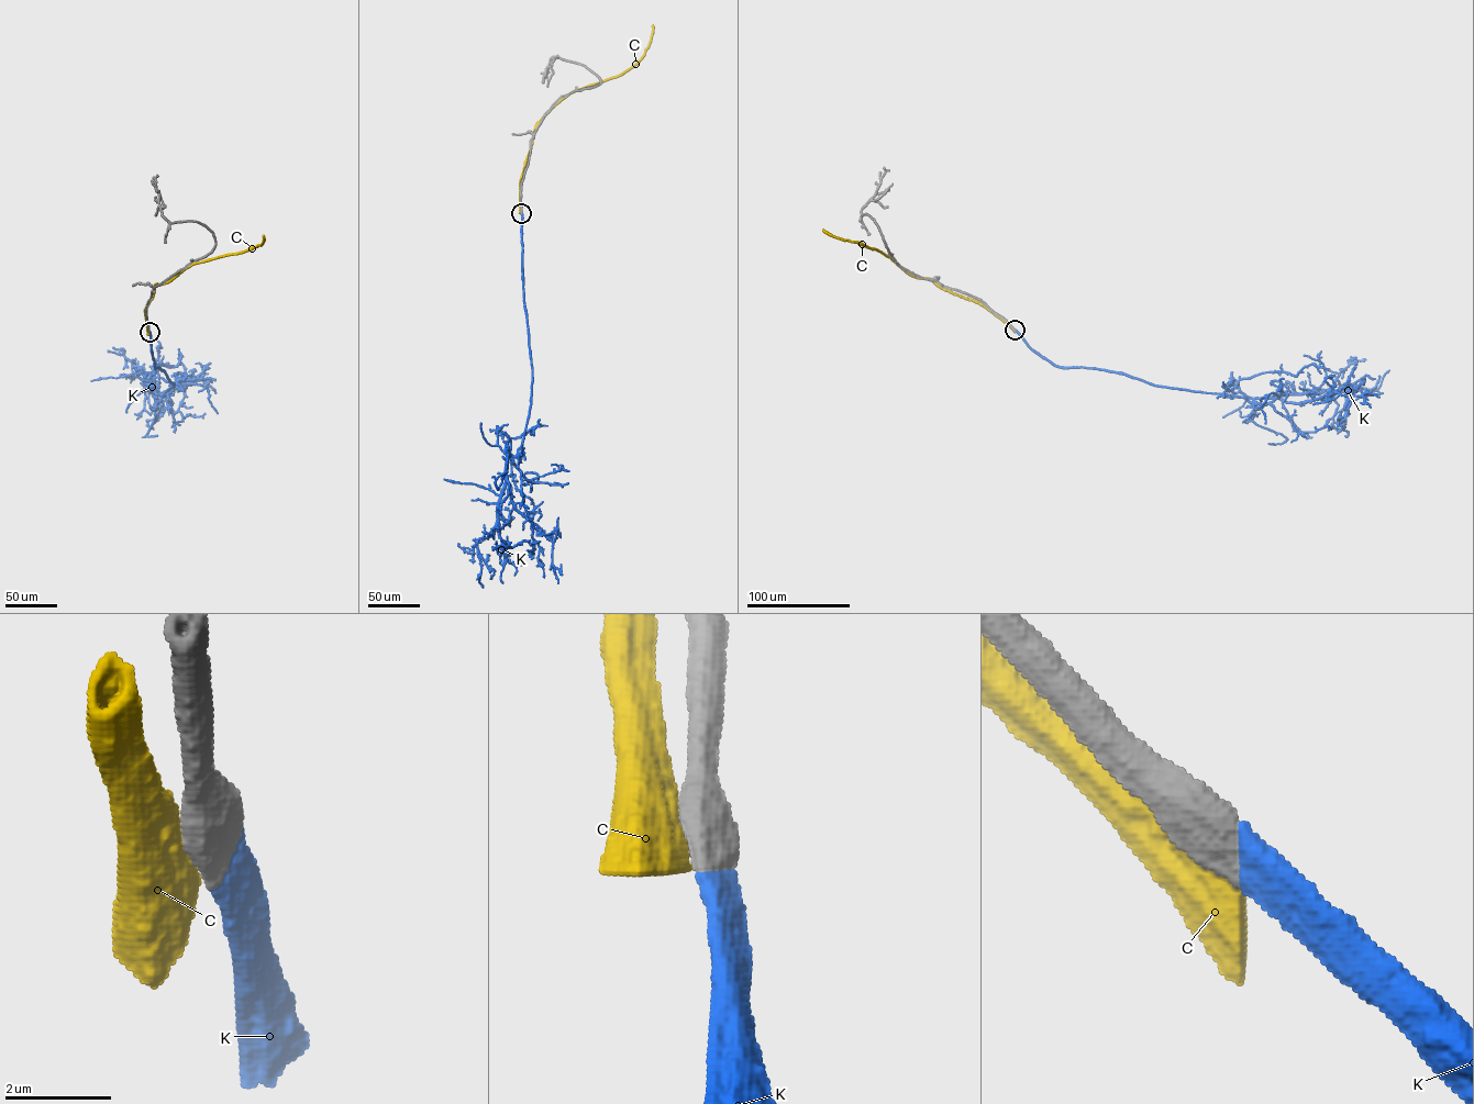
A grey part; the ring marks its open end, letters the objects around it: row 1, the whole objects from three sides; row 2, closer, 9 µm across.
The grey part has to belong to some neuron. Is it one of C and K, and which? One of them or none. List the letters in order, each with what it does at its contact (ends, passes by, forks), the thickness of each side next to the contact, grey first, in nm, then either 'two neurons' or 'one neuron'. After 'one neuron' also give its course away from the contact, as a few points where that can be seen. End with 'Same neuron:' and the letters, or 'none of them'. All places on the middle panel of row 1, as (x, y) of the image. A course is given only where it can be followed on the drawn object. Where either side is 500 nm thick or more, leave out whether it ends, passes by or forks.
C: 850/800 nm | two neurons
K: 750/600 nm | one neuron | via (521, 213), (531, 403), (522, 445), (516, 456), (508, 456), (495, 532), (476, 541), (483, 587)
Same neuron: K

